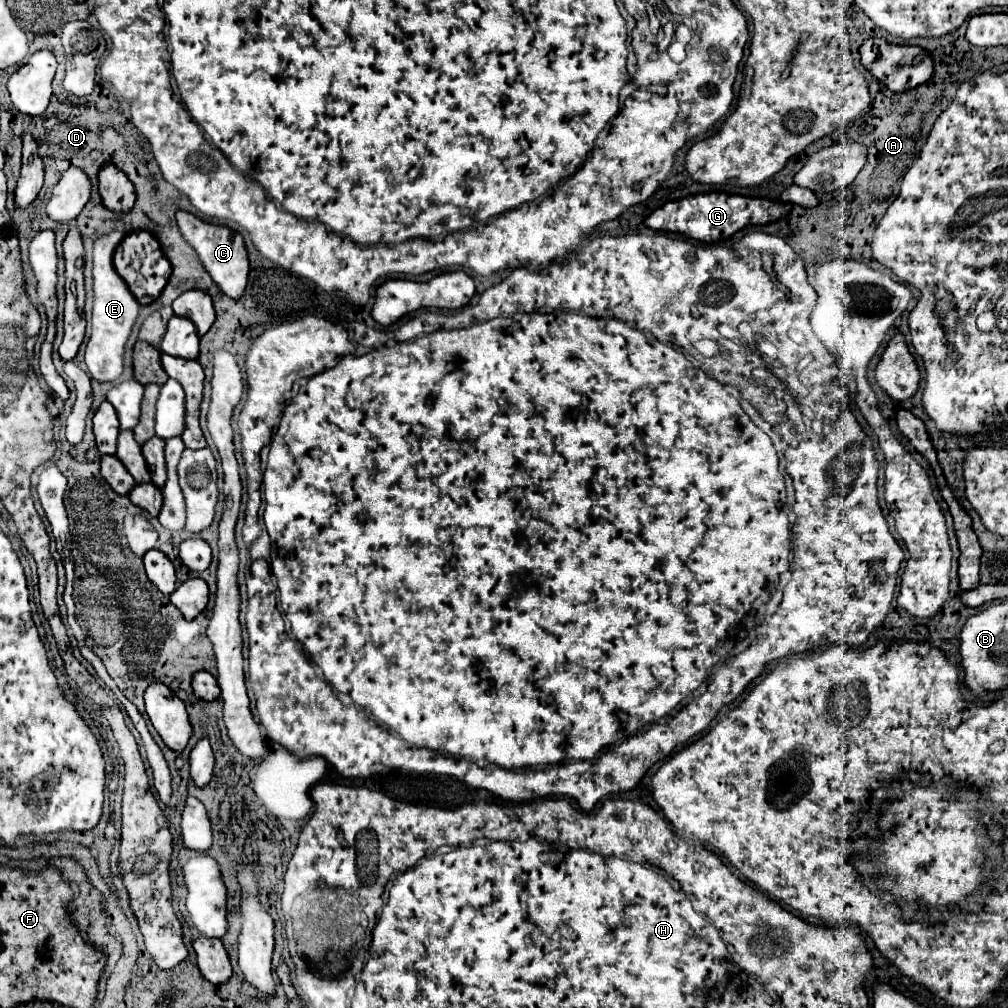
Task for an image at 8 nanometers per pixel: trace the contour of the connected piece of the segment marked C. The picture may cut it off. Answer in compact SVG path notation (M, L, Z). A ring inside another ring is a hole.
M178 212L176 220L178 220L178 228L180 228L184 240L196 250L200 262L204 264L204 268L212 276L212 280L220 286L220 290L226 296L240 300L244 296L244 288L248 282L248 254L246 254L242 236L236 232L230 232L224 226L206 224L188 212Z

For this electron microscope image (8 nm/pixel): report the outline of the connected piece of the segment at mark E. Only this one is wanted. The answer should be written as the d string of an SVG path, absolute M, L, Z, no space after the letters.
M112 230L108 234L102 234L94 240L94 310L92 310L92 334L86 344L86 366L94 380L100 382L112 382L122 374L122 356L124 356L124 344L130 336L130 330L134 326L134 320L138 316L140 304L128 290L128 286L122 282L122 278L116 274L116 268L112 264L112 254L120 240L124 238L124 230Z

